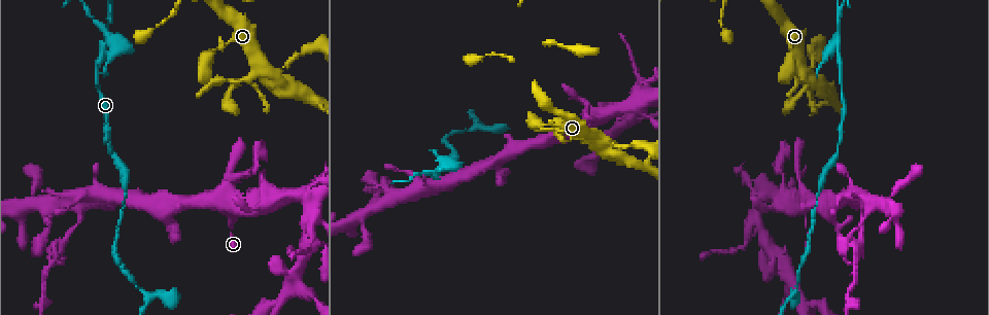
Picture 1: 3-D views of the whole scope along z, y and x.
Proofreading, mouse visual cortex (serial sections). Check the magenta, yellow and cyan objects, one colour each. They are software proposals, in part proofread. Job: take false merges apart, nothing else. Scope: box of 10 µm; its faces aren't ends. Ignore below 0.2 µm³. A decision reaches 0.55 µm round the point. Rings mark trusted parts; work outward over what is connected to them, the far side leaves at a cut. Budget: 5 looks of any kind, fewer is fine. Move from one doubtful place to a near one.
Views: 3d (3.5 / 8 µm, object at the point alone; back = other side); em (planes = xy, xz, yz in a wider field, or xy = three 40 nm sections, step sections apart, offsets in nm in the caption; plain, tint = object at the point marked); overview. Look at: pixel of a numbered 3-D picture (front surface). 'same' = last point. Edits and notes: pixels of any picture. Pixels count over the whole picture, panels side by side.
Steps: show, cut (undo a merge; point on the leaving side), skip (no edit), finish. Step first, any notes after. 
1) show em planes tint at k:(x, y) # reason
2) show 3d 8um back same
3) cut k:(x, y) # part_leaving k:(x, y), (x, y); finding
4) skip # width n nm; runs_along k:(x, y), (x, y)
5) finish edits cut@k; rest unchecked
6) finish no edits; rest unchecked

show 3d 3.5um at 1:(603, 143) # abrupt turn

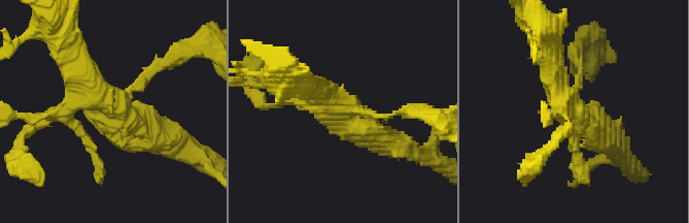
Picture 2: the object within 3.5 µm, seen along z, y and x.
show em planes tint at 2:(109, 104) # shape alone is not enough

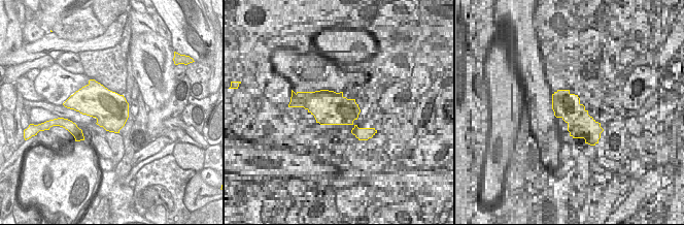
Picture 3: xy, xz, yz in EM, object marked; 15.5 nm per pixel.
show em xy step 3 tint same # cut it another way

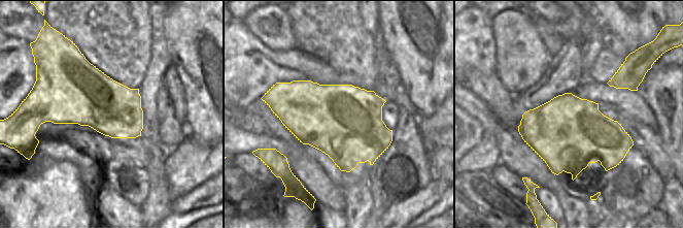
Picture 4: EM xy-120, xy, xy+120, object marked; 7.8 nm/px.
skip # width 600 nm; runs_along 2:(69, 51), (121, 115), (159, 139); all the same cell

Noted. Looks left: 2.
show 3d 8um at 1:(838, 149) # narrows sharply

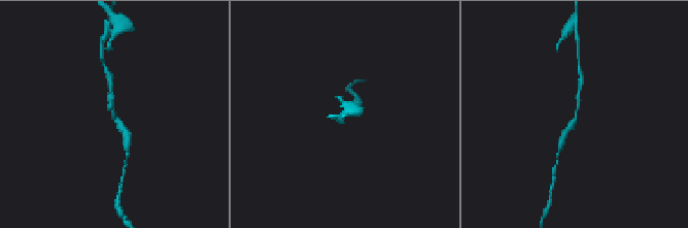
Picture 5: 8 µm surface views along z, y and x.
show 3d 3.5um same # zoom in

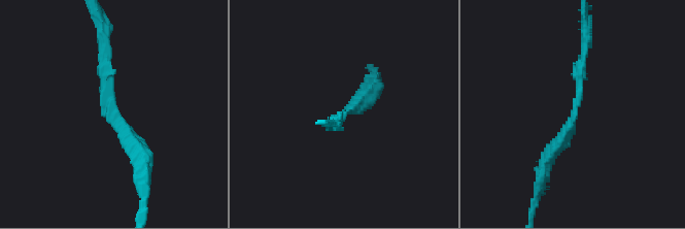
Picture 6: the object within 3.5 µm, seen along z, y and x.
skip # runs_along 6:(587, 44), (577, 113), (548, 161); continuous, no second cell

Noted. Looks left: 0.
finish no edits; rest unchecked

